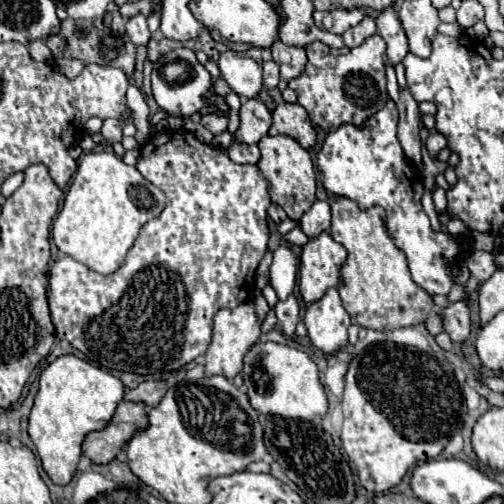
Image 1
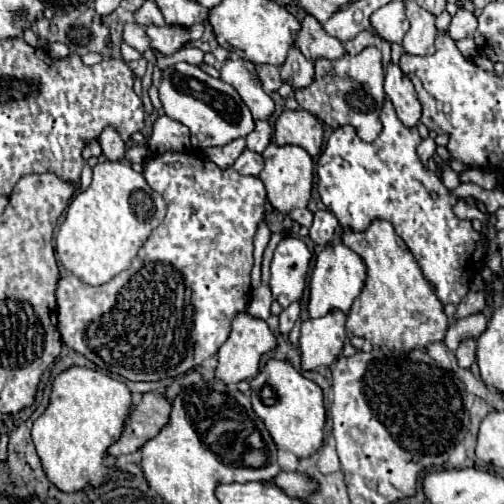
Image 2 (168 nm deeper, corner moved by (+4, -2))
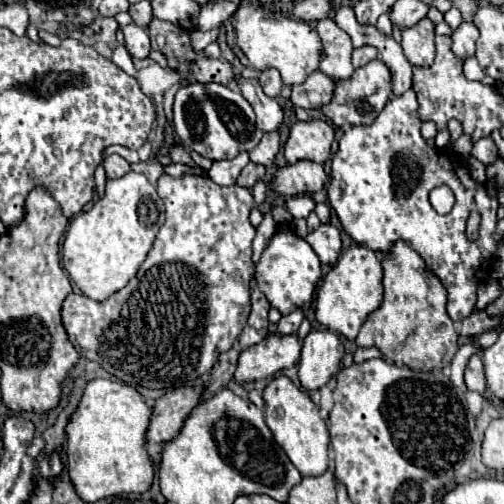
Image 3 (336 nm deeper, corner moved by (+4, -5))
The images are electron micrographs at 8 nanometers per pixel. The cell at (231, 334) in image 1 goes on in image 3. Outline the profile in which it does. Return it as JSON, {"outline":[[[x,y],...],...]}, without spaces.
{"outline":[[[297,333],[267,335],[261,343],[241,351],[235,381],[259,381],[277,375],[281,369],[291,369],[301,359],[301,347]]]}

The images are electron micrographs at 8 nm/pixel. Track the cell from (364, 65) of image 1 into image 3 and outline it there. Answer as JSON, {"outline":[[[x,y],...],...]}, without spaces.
{"outline":[[[375,59],[371,63],[367,63],[365,67],[355,69],[353,77],[347,81],[337,81],[337,89],[335,89],[335,97],[329,105],[325,105],[321,111],[339,127],[343,125],[371,125],[371,121],[375,121],[375,117],[381,113],[381,109],[385,107],[385,103],[391,97],[391,73],[387,69],[387,65],[383,65],[383,61]]]}

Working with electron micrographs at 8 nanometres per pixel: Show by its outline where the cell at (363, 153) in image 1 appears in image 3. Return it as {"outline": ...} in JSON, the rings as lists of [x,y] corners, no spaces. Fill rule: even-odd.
{"outline":[[[409,89],[407,93],[403,93],[403,95],[399,95],[399,97],[391,97],[391,101],[385,105],[385,109],[379,113],[379,117],[377,117],[371,125],[359,125],[359,127],[347,129],[347,131],[343,133],[341,141],[339,141],[339,151],[337,151],[335,157],[331,159],[329,203],[331,203],[331,207],[335,209],[335,213],[337,213],[339,221],[341,221],[341,225],[343,225],[343,229],[345,229],[359,245],[369,247],[369,249],[373,249],[373,251],[379,251],[379,253],[385,253],[385,255],[387,255],[387,247],[393,247],[395,241],[401,239],[401,241],[405,241],[413,251],[417,251],[417,253],[421,255],[421,259],[425,261],[427,269],[429,269],[433,275],[437,275],[439,281],[443,283],[443,287],[447,289],[447,293],[449,293],[447,313],[449,313],[449,317],[451,317],[455,323],[459,323],[459,321],[463,321],[463,317],[467,317],[467,313],[473,311],[473,307],[475,307],[475,303],[477,303],[477,287],[479,287],[481,281],[487,277],[487,271],[491,271],[491,259],[493,259],[493,255],[495,255],[495,251],[497,251],[497,243],[495,243],[495,225],[497,225],[499,201],[497,201],[493,195],[489,195],[489,191],[487,191],[487,187],[485,187],[483,183],[477,183],[477,181],[469,175],[469,169],[467,169],[465,165],[463,165],[463,181],[461,181],[461,179],[457,177],[457,171],[455,171],[455,165],[451,163],[451,159],[445,159],[445,157],[441,155],[441,151],[437,151],[435,147],[429,147],[427,141],[421,137],[421,123],[423,123],[423,121],[419,119],[417,95],[415,95],[413,89]],[[439,185],[447,185],[447,187],[455,193],[455,207],[453,207],[451,213],[447,213],[447,215],[439,215],[437,211],[433,211],[433,207],[431,207],[431,203],[429,203],[429,193],[431,193],[435,187],[439,187]],[[471,211],[479,211],[479,213],[481,213],[481,227],[479,227],[479,237],[477,237],[477,241],[469,241],[469,239],[465,237],[465,223],[467,223],[467,217],[469,217]]]}

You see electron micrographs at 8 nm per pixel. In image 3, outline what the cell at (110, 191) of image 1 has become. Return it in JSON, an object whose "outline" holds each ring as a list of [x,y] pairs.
{"outline":[[[129,171],[121,179],[107,179],[105,197],[91,211],[79,213],[69,221],[63,241],[63,267],[83,295],[101,303],[137,275],[163,221],[163,201],[143,173]]]}

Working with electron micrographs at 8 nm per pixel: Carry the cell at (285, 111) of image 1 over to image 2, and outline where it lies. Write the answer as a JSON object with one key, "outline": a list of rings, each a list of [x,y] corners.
{"outline":[[[283,110],[275,122],[275,142],[279,146],[297,144],[317,156],[323,144],[323,126],[311,112]]]}

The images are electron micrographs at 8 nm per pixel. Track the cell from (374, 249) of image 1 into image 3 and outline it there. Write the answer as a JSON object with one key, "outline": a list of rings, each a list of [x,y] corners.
{"outline":[[[397,241],[391,249],[389,255],[383,257],[383,269],[385,269],[385,277],[383,277],[383,287],[385,287],[385,297],[381,307],[371,313],[367,317],[367,321],[363,323],[355,343],[359,347],[377,347],[387,359],[395,361],[395,363],[403,363],[415,371],[433,371],[433,369],[443,369],[451,363],[453,355],[459,349],[459,335],[453,327],[451,317],[447,317],[445,305],[447,305],[447,291],[441,285],[441,281],[423,265],[423,259],[403,241]]]}

